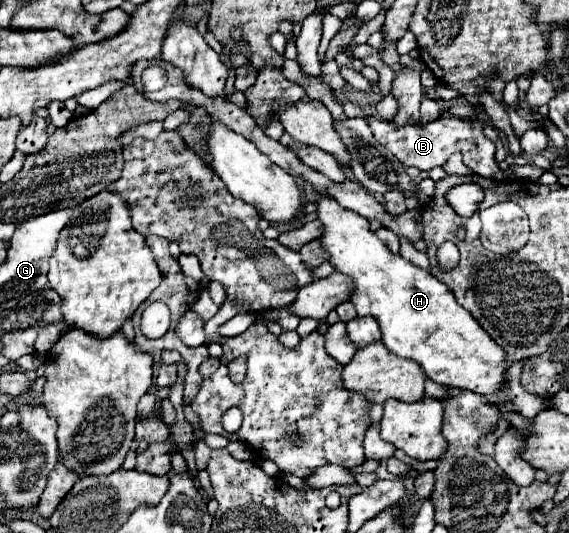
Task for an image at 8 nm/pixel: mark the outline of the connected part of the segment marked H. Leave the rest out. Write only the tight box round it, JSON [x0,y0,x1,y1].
[317,195,509,395]

